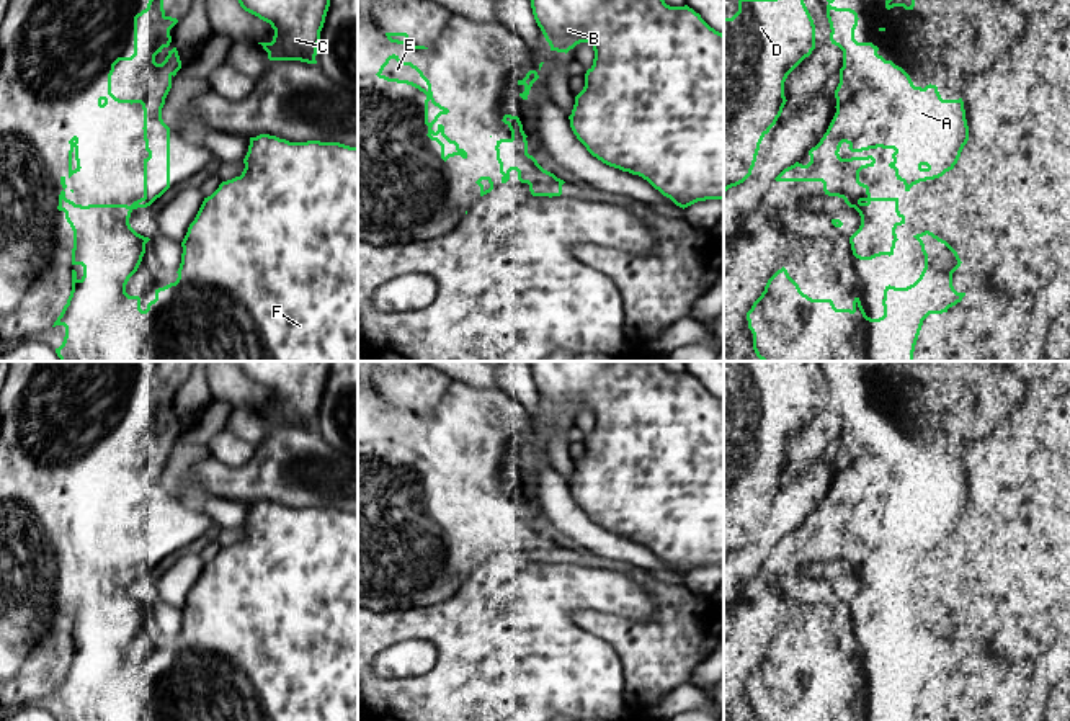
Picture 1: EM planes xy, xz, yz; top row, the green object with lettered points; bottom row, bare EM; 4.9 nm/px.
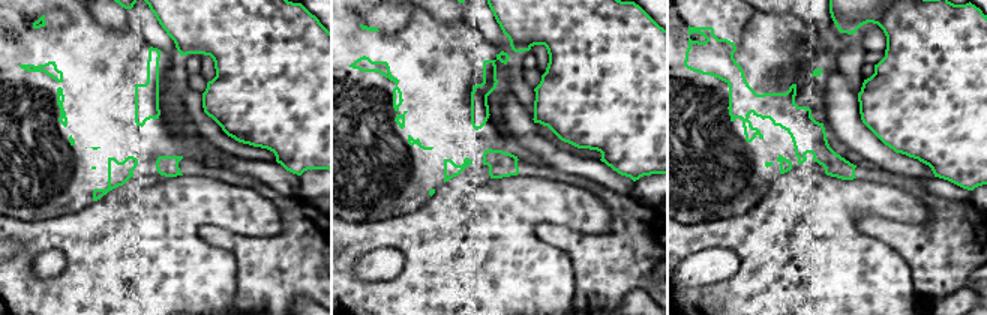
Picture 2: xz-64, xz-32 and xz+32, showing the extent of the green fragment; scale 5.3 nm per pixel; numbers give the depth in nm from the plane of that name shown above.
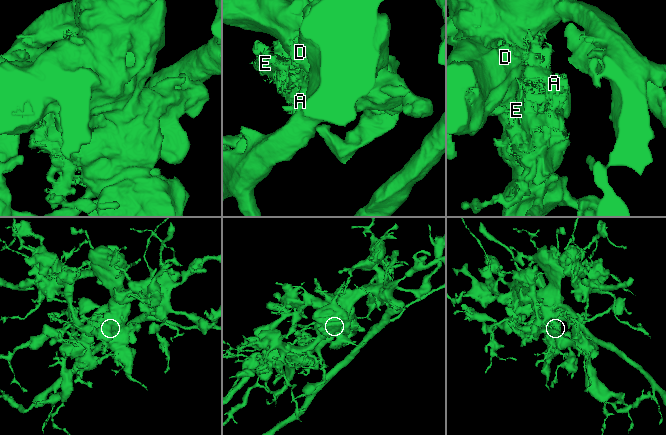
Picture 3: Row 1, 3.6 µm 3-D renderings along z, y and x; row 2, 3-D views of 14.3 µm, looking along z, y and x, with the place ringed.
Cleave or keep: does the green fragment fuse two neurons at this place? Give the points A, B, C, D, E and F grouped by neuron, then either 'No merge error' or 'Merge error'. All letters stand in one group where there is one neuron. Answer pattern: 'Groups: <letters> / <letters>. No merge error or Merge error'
Groups: A / B C D E F. Merge error

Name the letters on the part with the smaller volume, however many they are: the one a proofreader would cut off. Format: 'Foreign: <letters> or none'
Foreign: A

